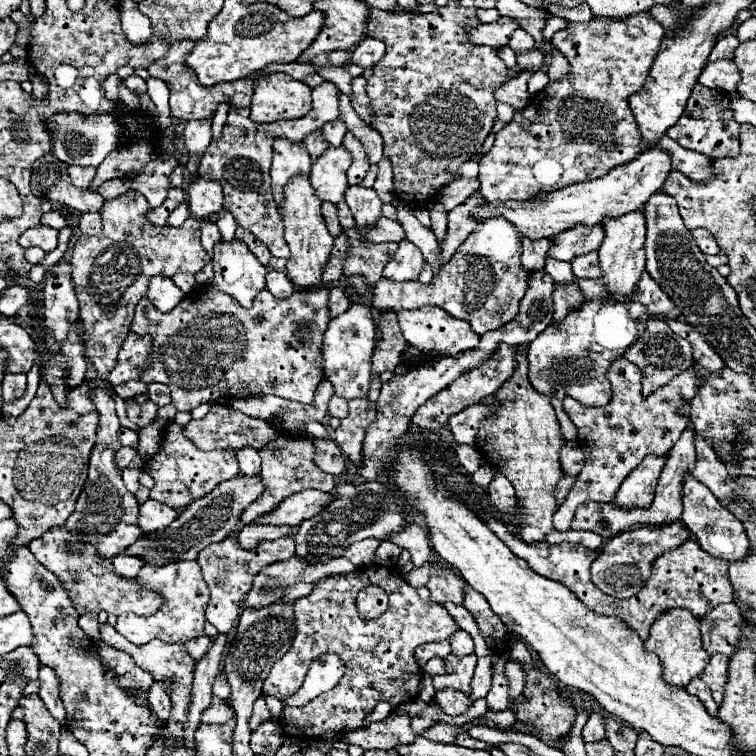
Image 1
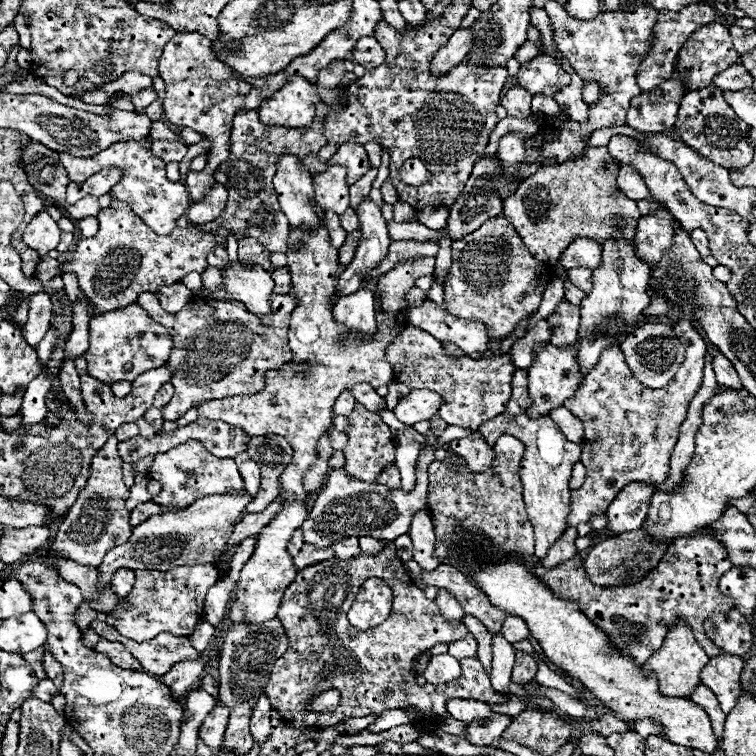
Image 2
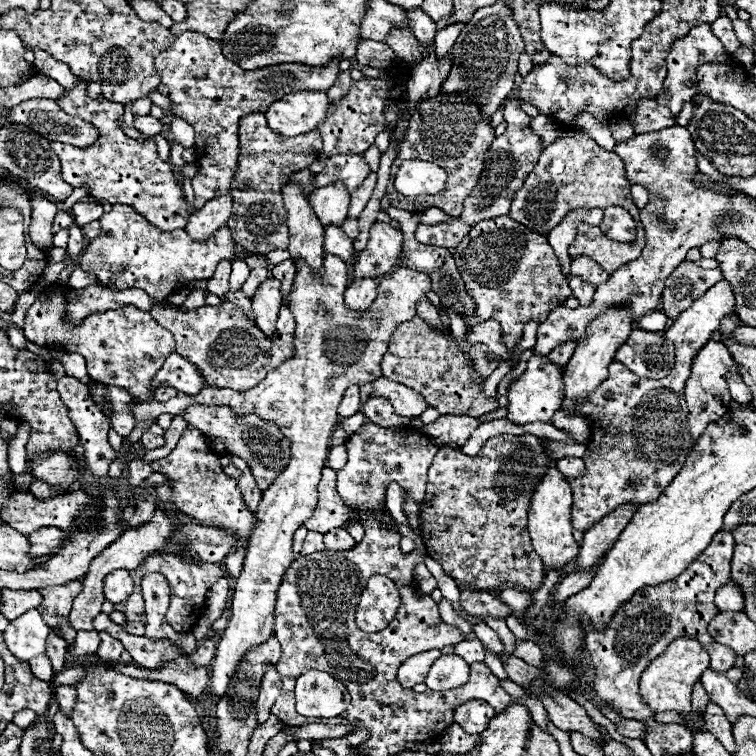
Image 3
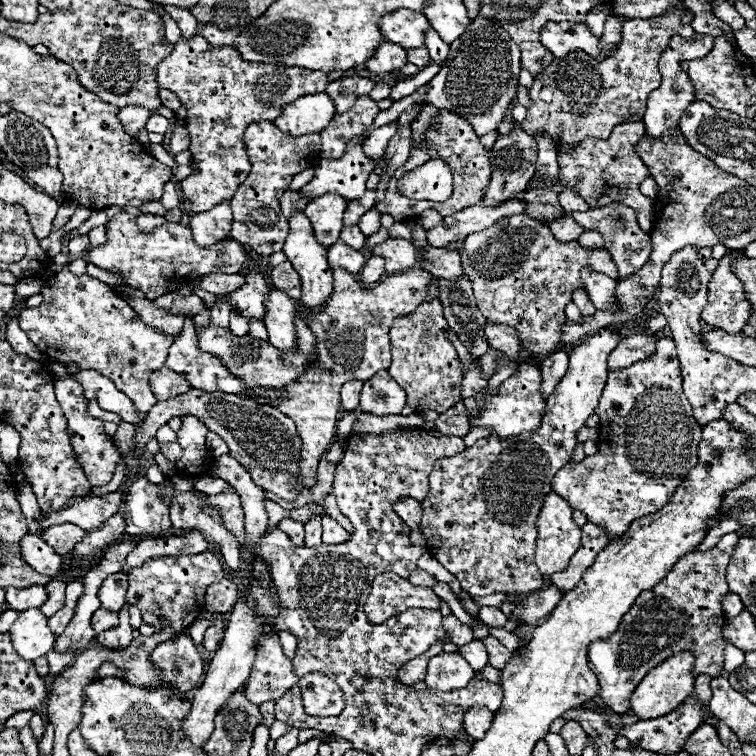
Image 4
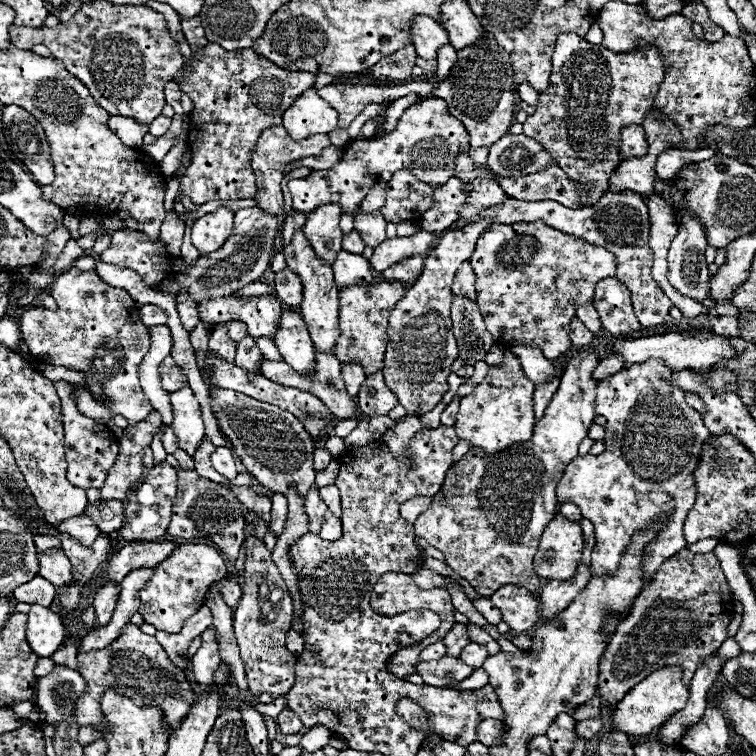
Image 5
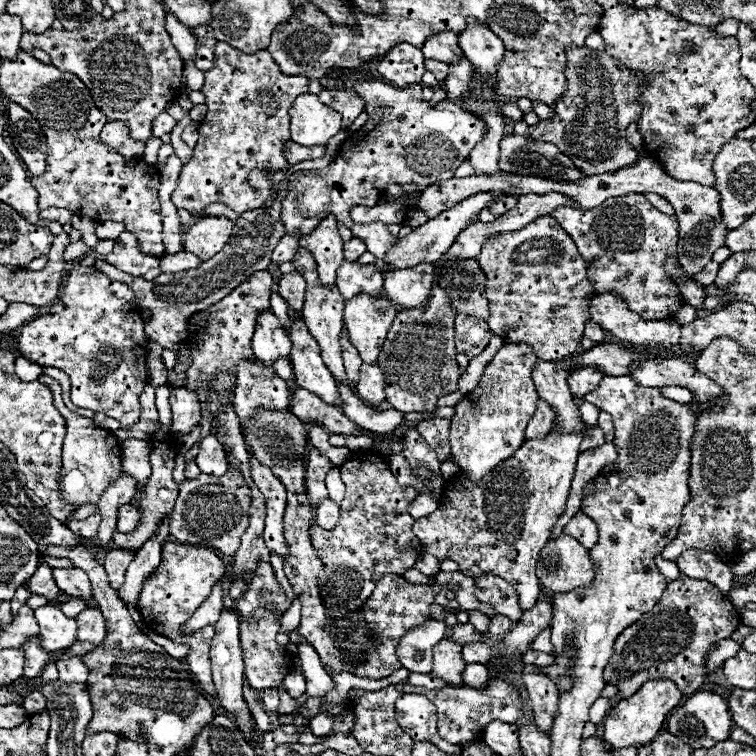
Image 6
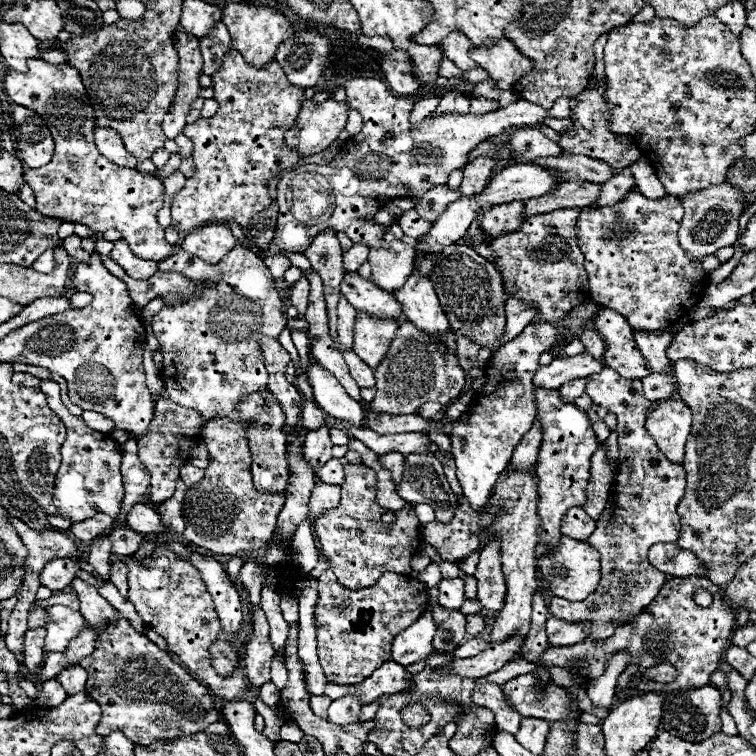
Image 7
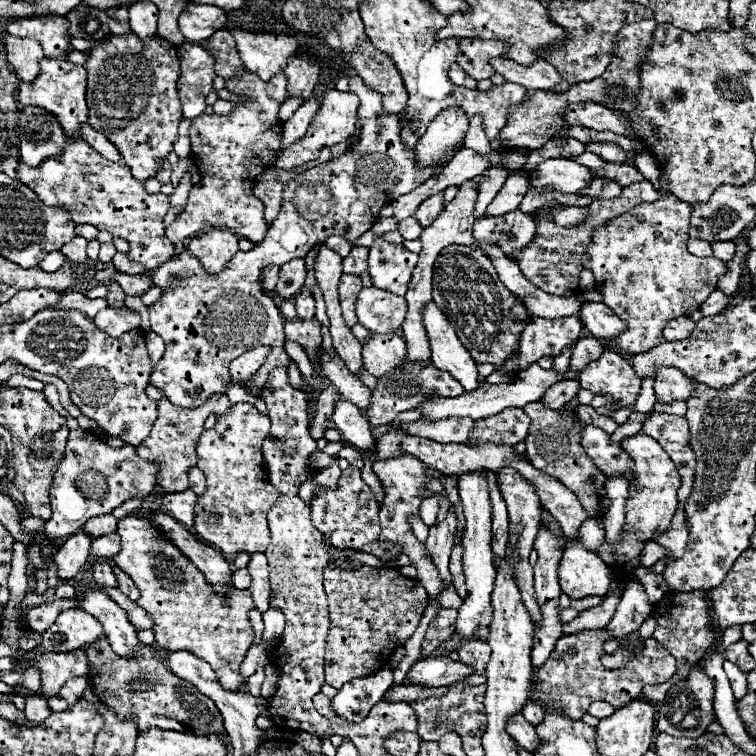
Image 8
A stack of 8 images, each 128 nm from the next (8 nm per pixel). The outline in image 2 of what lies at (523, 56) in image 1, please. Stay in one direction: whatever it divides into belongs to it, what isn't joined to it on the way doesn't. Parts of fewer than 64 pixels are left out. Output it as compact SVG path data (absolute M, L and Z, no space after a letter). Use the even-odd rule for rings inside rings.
M538 54L530 62L520 64L518 84L522 88L528 88L530 94L552 96L556 90L570 84L570 74L566 74L552 56Z

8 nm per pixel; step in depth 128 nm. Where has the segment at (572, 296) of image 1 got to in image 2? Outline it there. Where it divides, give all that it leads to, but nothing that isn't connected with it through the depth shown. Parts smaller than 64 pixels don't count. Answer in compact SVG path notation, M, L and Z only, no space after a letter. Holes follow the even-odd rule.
M562 300L554 314L550 314L548 324L552 326L552 342L558 346L574 344L578 340L578 328L580 328L580 306L570 304L568 300Z

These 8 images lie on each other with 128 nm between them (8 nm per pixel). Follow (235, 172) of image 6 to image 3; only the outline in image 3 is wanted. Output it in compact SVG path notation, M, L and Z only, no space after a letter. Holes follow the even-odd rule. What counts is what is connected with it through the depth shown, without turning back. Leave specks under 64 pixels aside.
M194 32L180 34L166 52L160 52L156 56L158 76L160 76L162 84L166 84L170 88L168 98L172 102L172 114L176 118L186 120L190 126L194 126L196 136L200 136L200 138L196 138L196 152L198 152L196 162L198 162L200 170L192 178L192 188L194 188L194 196L196 196L194 208L202 208L214 196L222 196L222 194L230 192L230 180L236 172L236 162L238 162L238 152L240 152L240 148L238 148L238 120L246 114L264 112L272 102L280 100L282 96L286 96L290 92L330 88L338 76L338 62L340 60L334 58L330 64L326 64L326 68L324 66L310 68L306 64L278 64L278 68L260 68L258 72L246 72L222 56L220 42L210 40L202 34L194 34Z

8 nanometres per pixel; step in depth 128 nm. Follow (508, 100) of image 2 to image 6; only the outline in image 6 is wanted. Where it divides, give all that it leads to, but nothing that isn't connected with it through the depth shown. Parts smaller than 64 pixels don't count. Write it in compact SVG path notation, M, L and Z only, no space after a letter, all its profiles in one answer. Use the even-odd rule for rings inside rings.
M508 134L500 140L500 156L498 156L498 168L508 174L522 174L522 176L546 176L550 180L558 182L578 182L584 178L582 172L578 172L568 156L558 152L558 148L550 142L530 142L526 136L520 134Z

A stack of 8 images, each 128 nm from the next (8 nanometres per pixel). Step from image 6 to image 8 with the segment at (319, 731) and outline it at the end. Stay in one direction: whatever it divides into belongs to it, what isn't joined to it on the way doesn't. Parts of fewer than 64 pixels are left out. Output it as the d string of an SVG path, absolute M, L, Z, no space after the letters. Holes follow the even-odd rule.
M380 670L374 676L358 678L344 684L332 698L332 710L336 716L358 724L362 722L374 704L378 704L384 692L392 686L392 670Z

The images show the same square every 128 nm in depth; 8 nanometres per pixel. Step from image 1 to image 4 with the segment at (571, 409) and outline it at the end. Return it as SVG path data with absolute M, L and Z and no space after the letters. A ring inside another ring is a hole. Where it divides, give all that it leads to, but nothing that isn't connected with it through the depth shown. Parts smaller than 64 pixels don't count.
M726 254L712 274L708 286L708 304L704 306L700 320L708 326L722 328L726 332L742 332L750 304L744 300L742 282L730 270L732 256ZM660 338L658 352L650 360L632 364L624 370L610 370L596 414L600 416L596 440L598 452L586 456L578 464L568 464L560 468L554 476L552 490L568 500L574 510L586 514L588 522L608 528L608 532L612 534L610 540L616 540L630 528L632 520L658 512L670 500L672 492L684 482L684 476L690 472L690 468L694 468L696 464L696 450L702 436L702 426L694 420L690 402L682 392L676 342L672 342L672 338Z

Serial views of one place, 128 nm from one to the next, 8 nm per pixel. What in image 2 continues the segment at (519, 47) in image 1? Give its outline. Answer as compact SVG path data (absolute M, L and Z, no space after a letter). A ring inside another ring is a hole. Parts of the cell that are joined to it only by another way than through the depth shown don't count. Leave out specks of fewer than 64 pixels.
M526 40L526 42L522 44L522 48L518 48L518 54L514 54L514 56L516 56L516 60L522 64L522 62L530 62L530 60L536 58L538 54L540 54L540 50L534 46L534 42Z

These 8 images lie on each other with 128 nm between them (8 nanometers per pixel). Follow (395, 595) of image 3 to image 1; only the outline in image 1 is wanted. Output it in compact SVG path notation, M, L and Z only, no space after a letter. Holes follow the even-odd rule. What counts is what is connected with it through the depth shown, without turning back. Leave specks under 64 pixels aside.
M368 586L358 592L356 606L358 606L358 612L362 616L374 616L376 618L386 610L388 596L379 586Z

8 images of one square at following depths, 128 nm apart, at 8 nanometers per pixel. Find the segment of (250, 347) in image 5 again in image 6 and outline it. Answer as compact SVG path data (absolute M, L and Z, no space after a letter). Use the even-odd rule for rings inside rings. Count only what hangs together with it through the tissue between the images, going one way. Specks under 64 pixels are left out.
M254 358L254 362L240 362L238 364L238 382L236 382L236 394L234 394L234 410L242 424L250 422L252 416L262 408L280 408L286 410L286 402L290 402L290 388L288 382L284 382L276 372L272 372L262 360Z

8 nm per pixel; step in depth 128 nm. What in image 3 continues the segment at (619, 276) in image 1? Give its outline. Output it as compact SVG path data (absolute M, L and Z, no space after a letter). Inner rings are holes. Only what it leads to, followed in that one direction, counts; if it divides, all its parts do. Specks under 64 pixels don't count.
M612 306L604 312L600 312L600 316L596 316L588 324L582 340L578 340L574 356L570 358L570 362L566 364L566 370L564 370L566 396L564 396L564 402L562 402L562 410L566 410L568 414L578 414L576 412L578 396L594 392L594 388L598 388L598 384L602 384L602 380L606 378L610 360L616 356L616 350L628 340L630 332L632 332L632 322L634 322L634 316L626 308Z

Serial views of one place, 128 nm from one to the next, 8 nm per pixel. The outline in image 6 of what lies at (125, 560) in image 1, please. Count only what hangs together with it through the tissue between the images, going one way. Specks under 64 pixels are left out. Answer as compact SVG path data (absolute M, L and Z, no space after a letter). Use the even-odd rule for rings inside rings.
M86 608L78 618L78 640L88 640L102 644L106 638L106 624L104 616L98 608Z

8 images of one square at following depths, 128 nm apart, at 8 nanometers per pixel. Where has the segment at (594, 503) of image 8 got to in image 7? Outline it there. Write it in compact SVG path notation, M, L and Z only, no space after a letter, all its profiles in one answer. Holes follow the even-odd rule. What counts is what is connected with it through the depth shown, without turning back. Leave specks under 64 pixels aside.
M536 390L538 404L538 420L542 422L542 446L538 454L536 474L540 478L540 504L538 514L542 520L540 526L540 542L548 542L548 550L552 550L560 540L560 522L568 508L582 506L586 500L586 484L590 478L590 458L600 448L600 440L596 438L588 414L576 408L570 402L560 398L558 390Z

